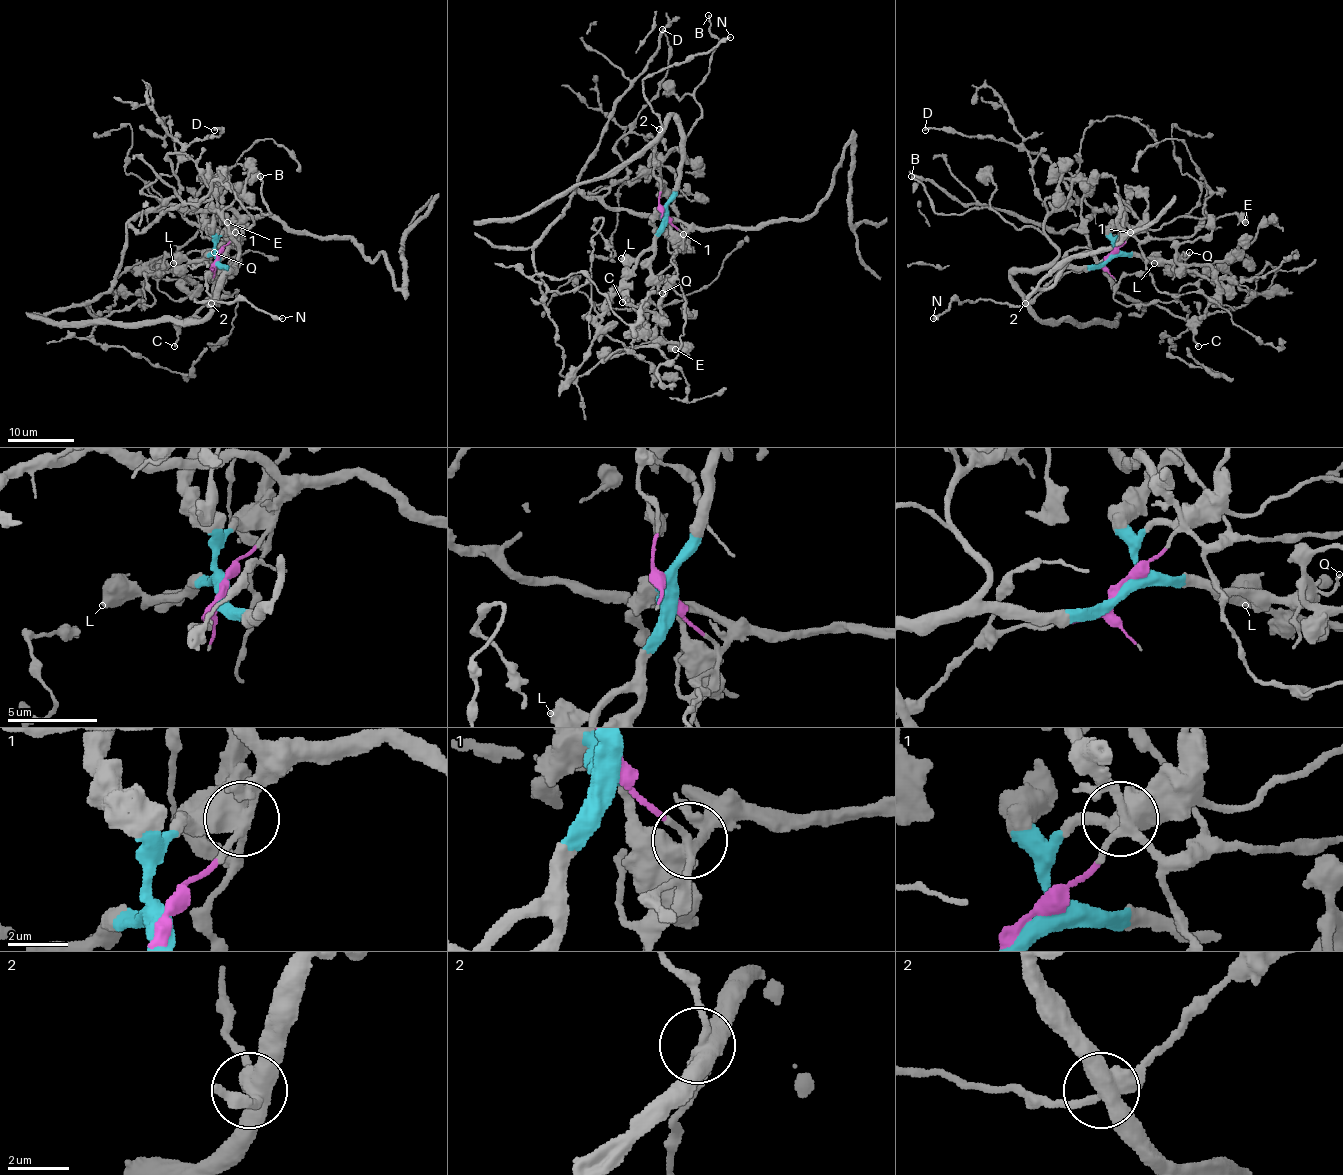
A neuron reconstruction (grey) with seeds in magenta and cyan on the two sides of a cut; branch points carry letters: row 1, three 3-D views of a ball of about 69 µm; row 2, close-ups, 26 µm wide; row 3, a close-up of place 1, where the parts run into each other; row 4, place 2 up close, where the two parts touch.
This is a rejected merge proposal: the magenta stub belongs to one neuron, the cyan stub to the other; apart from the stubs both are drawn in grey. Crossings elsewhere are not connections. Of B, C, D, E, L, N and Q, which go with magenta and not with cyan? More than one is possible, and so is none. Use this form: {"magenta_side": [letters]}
{"magenta_side": ["D", "N"]}

